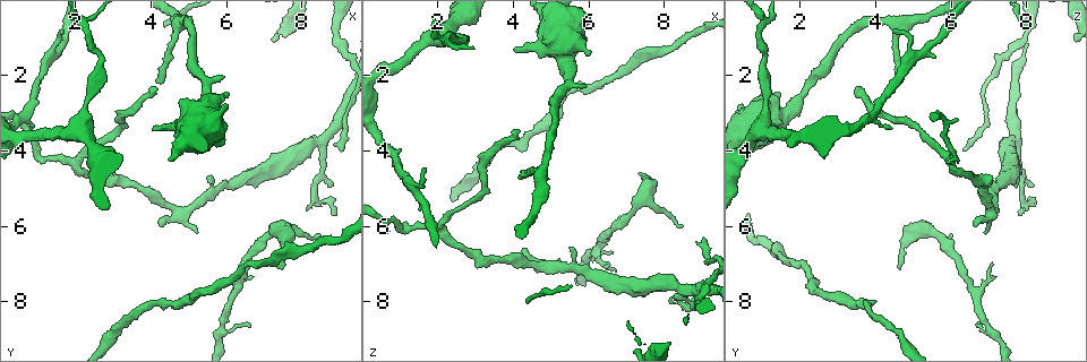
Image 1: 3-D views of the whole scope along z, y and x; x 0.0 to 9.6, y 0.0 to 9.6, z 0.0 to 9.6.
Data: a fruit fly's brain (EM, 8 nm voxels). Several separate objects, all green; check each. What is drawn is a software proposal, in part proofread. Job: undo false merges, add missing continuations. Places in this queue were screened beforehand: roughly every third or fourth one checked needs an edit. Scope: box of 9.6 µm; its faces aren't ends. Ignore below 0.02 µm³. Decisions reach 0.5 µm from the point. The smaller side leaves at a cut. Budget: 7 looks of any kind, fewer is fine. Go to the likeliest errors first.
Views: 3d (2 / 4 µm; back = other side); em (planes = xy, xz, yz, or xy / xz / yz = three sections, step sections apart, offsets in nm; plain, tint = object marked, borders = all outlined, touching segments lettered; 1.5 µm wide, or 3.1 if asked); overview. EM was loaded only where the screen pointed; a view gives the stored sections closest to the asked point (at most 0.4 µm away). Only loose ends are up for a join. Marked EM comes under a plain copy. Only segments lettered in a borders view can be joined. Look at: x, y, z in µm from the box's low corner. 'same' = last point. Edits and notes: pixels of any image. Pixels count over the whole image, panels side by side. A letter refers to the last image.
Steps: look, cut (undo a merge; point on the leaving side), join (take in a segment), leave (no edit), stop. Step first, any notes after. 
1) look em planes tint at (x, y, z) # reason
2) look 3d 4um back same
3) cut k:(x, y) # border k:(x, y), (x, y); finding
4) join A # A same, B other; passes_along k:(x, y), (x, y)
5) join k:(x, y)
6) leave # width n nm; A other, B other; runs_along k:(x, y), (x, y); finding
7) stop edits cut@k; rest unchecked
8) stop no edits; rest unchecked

look 3d 4um at (4.00, 3.40, 1.35) # an open end

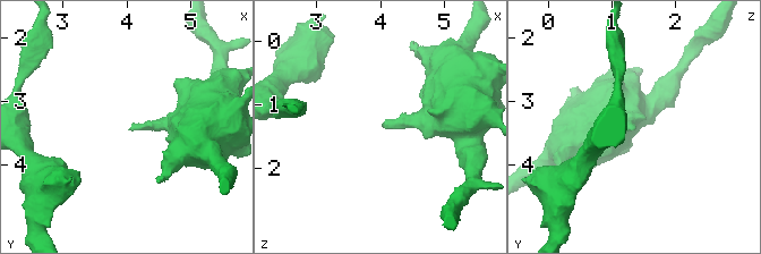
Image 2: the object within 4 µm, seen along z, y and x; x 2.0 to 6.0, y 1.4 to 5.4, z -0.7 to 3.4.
look em planes borders at (4.10, 3.45, 1.35) # need the tissue

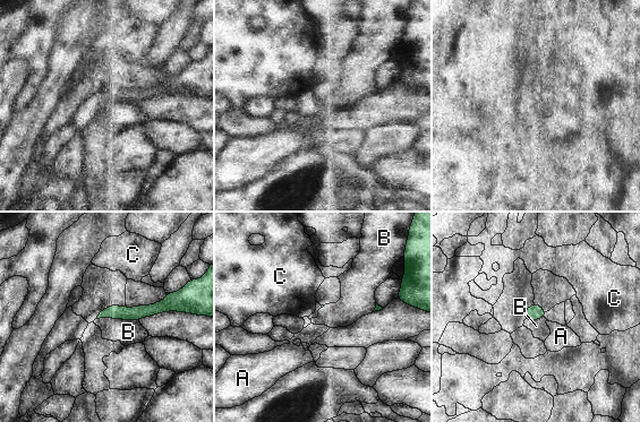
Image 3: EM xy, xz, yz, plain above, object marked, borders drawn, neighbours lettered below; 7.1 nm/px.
leave # A other, B other, C other; runs_along 3:(172, 307), (102, 315); no lettered segment goes on from it

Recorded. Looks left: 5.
look em xy step 8 borders at (4.25, 6.10, 6.65)

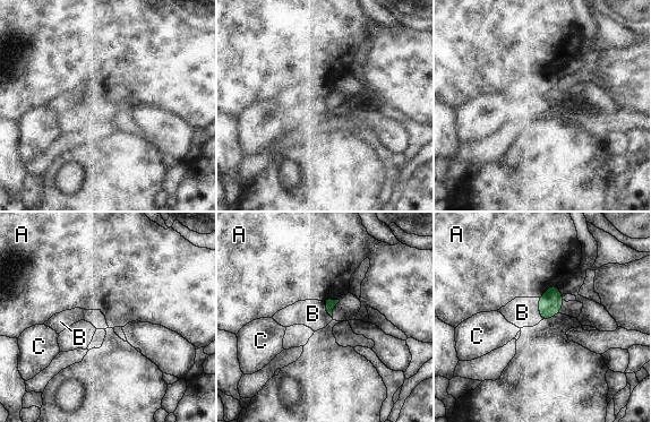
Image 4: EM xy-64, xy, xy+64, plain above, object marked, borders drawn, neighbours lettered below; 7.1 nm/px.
join B # A other, B same, C other; passes_along 4:(550, 303), (539, 309), (522, 312); the neuron continues

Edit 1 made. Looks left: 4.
look overview

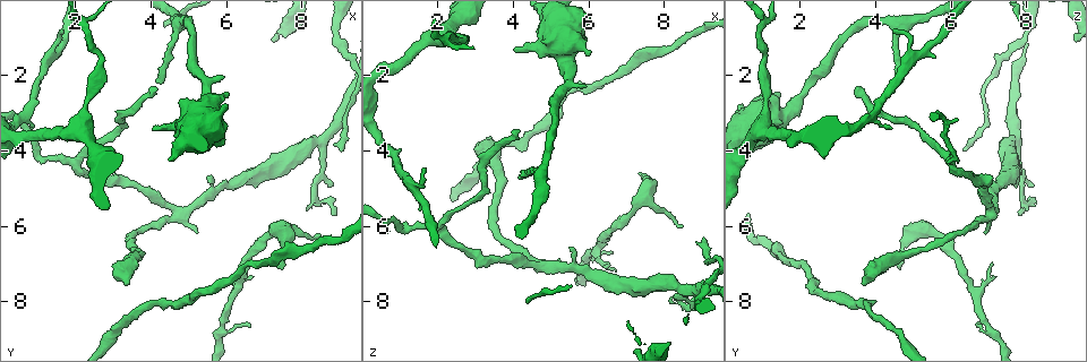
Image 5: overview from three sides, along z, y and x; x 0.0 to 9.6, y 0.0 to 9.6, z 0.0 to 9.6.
look 3d 2um at (3.40, 7.50, 3.65) # branch stops here

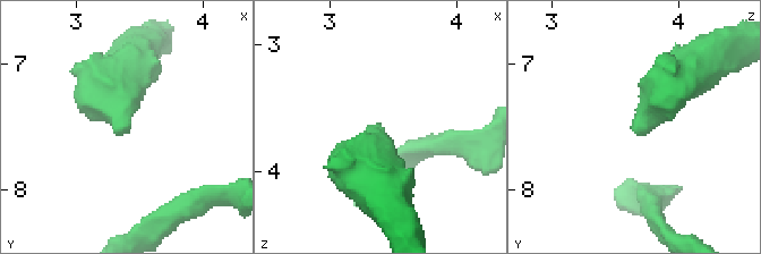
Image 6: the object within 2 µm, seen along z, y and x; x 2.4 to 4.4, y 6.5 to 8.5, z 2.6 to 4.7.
look em xy step 8 tint at (3.44, 7.50, 3.66) # now the EM

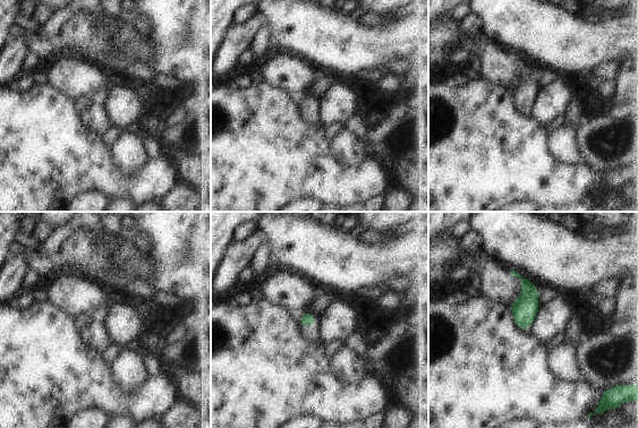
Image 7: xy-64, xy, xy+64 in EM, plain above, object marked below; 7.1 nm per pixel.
look em planes borders same

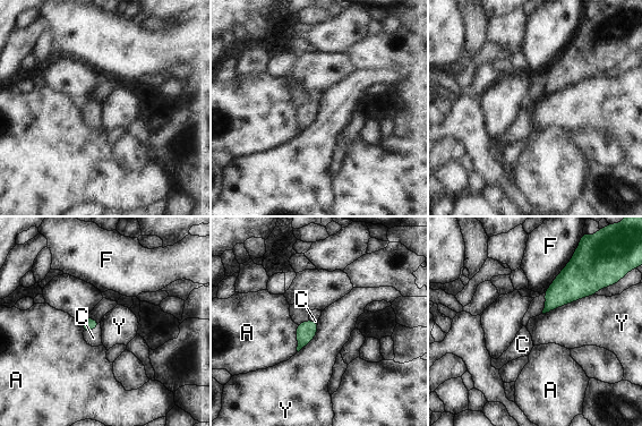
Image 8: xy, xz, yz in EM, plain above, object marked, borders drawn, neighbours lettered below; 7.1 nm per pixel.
join C # longest_contact Y 400 nm; A other, C same, F other, Y other; the neuron continues

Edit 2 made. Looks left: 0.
stop edits join@4, join@8; rest unchecked

